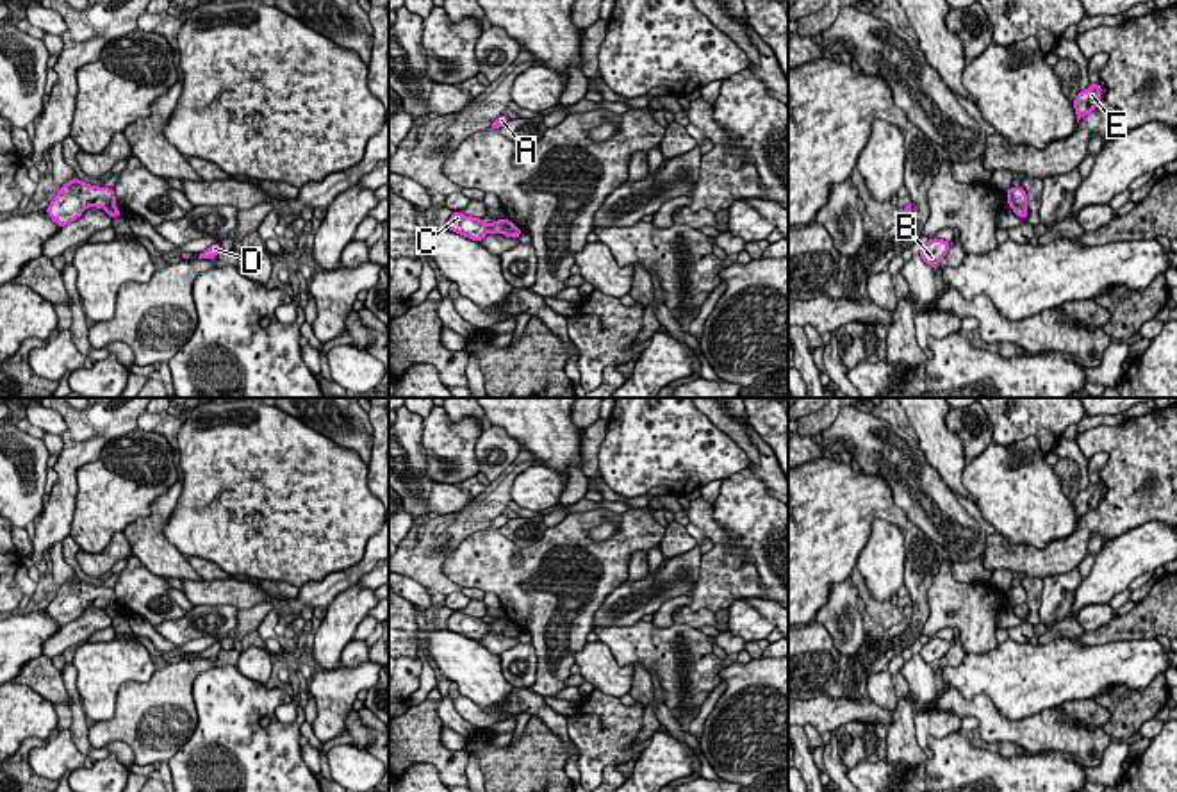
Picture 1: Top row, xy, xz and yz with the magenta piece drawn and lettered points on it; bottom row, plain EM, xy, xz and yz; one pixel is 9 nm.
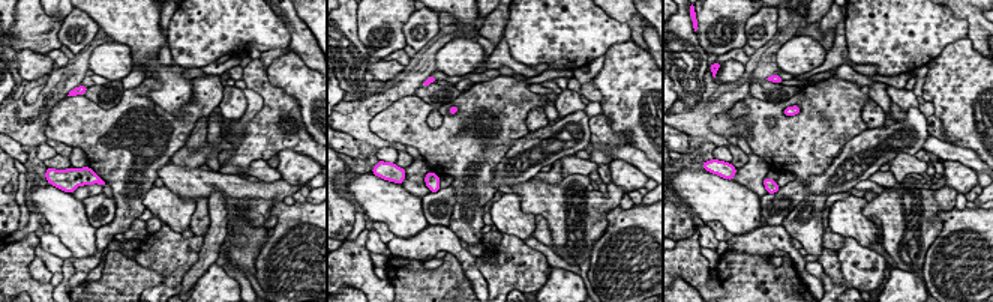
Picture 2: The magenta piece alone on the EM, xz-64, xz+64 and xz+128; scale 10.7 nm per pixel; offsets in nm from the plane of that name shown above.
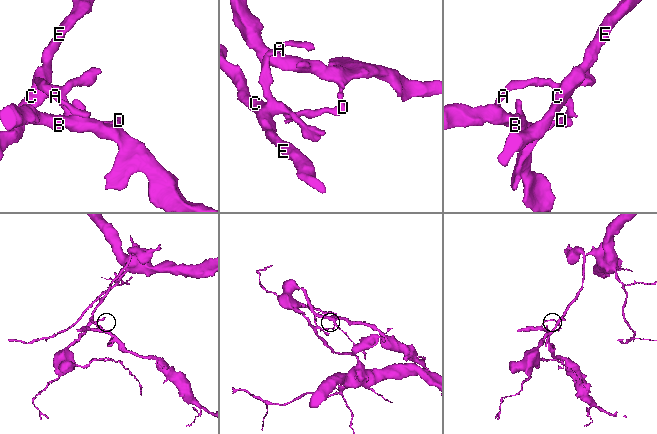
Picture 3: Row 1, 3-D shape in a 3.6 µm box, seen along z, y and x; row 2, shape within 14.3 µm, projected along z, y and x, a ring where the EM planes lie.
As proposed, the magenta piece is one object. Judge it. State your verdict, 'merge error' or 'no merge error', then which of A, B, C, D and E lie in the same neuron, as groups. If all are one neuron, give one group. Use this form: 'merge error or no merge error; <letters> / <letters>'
merge error; A C E / B D

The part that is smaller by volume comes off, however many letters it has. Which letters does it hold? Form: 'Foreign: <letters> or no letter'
Foreign: B, D

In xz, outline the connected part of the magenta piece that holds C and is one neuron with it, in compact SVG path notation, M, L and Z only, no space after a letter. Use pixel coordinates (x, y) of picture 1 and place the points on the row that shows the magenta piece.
M455 210L448 219L448 230L464 237L482 243L487 234L503 234L508 230L508 219L501 218L492 223L485 223L482 218L465 216Z

